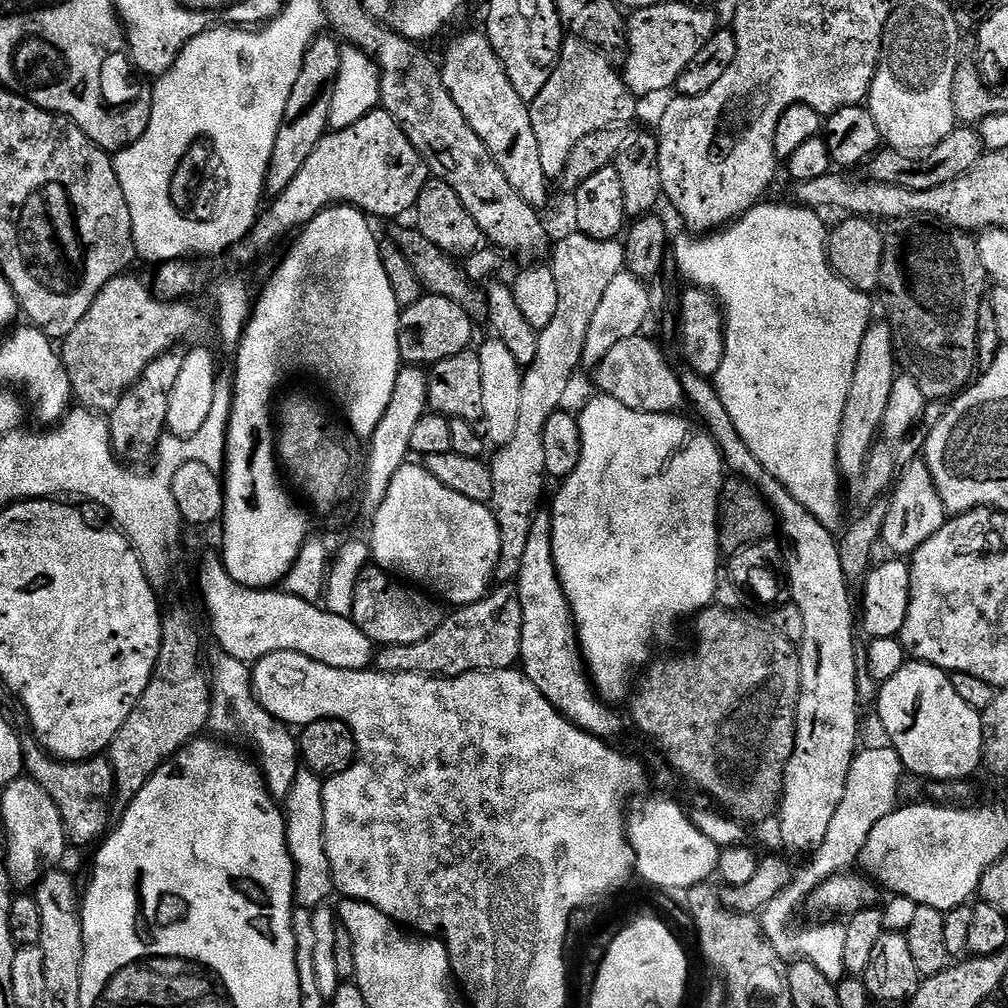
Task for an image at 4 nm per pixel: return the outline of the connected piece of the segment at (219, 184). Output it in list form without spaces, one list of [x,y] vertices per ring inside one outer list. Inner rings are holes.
[[[208,132],[192,136],[188,148],[180,152],[180,160],[176,160],[172,172],[168,172],[168,204],[172,204],[172,212],[176,212],[180,220],[188,220],[188,224],[216,224],[220,212],[224,212],[228,192],[232,192],[232,180],[228,180],[228,168],[224,168],[224,156],[220,156],[216,140],[212,140]]]

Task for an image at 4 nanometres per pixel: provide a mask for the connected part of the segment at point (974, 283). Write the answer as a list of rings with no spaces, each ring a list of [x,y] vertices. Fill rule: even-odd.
[[[920,214],[891,221],[884,232],[880,288],[888,295],[886,320],[892,326],[899,367],[912,376],[914,382],[918,382],[918,390],[922,390],[925,401],[944,402],[963,392],[977,375],[980,308],[982,312],[982,305],[990,288],[986,266],[982,266],[976,240],[969,233],[961,232],[959,228]]]

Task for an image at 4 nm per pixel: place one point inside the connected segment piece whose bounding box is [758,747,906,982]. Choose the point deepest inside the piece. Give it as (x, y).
(873, 785)

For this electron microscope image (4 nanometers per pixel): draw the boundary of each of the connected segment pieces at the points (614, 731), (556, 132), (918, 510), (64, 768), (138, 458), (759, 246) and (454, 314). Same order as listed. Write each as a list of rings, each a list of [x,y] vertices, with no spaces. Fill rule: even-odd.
[[[541,510],[536,513],[530,526],[530,539],[526,542],[526,550],[522,557],[522,566],[514,581],[518,590],[518,602],[522,602],[522,642],[520,643],[519,667],[525,678],[534,682],[538,690],[542,690],[542,698],[550,702],[574,726],[589,732],[600,740],[615,741],[615,736],[623,730],[624,724],[616,713],[615,707],[609,706],[596,694],[591,679],[586,671],[584,658],[580,650],[580,641],[576,630],[576,621],[572,619],[572,608],[564,593],[560,575],[554,562],[552,550],[552,514],[551,511]]]
[[[575,38],[565,39],[560,48],[560,61],[550,74],[550,82],[542,86],[542,94],[530,102],[528,113],[530,122],[534,122],[534,138],[538,138],[538,155],[542,162],[542,170],[548,175],[549,181],[559,181],[566,170],[566,162],[570,162],[570,150],[586,138],[586,134],[594,134],[609,126],[625,126],[636,116],[637,97],[626,86],[623,75],[611,64],[609,57],[599,52],[594,46]]]
[[[920,458],[910,461],[905,468],[903,465],[899,469],[894,491],[888,500],[888,513],[882,533],[883,547],[888,547],[892,551],[889,553],[897,557],[911,557],[912,553],[918,550],[918,546],[926,542],[926,538],[933,536],[942,527],[945,519],[944,503],[938,494],[928,465]]]
[[[32,742],[24,749],[24,770],[27,779],[38,782],[38,786],[42,786],[42,790],[46,790],[50,798],[54,798],[62,814],[64,834],[69,845],[77,844],[78,847],[84,848],[87,844],[95,845],[101,839],[109,827],[108,804],[110,808],[116,791],[112,764],[108,759],[93,758],[75,762],[57,760],[45,748],[40,747],[39,743]]]
[[[180,350],[164,352],[154,362],[142,370],[138,382],[122,394],[118,406],[107,417],[112,450],[117,460],[128,466],[144,466],[156,455],[159,440],[166,436],[168,415],[170,414],[170,390],[174,390],[174,381],[182,370],[185,353]]]
[[[761,202],[755,208],[744,213],[739,220],[733,220],[723,230],[713,231],[711,234],[675,237],[676,264],[680,267],[682,275],[697,288],[707,288],[716,297],[724,313],[724,357],[722,366],[718,366],[714,383],[718,390],[718,398],[722,398],[726,411],[738,426],[738,434],[742,434],[742,442],[750,446],[754,458],[822,522],[822,526],[836,530],[840,524],[840,467],[836,465],[836,447],[838,446],[838,434],[842,426],[842,410],[846,410],[846,398],[850,394],[850,382],[854,378],[854,366],[858,362],[858,350],[862,350],[862,338],[866,334],[869,324],[873,323],[872,299],[867,292],[857,292],[854,286],[846,283],[840,275],[828,265],[828,233],[824,228],[824,220],[819,211],[807,206],[792,204],[768,204]]]
[[[421,295],[414,306],[403,309],[398,326],[398,350],[401,361],[408,366],[431,366],[446,358],[454,358],[454,354],[462,354],[473,347],[473,317],[462,310],[450,298]]]

